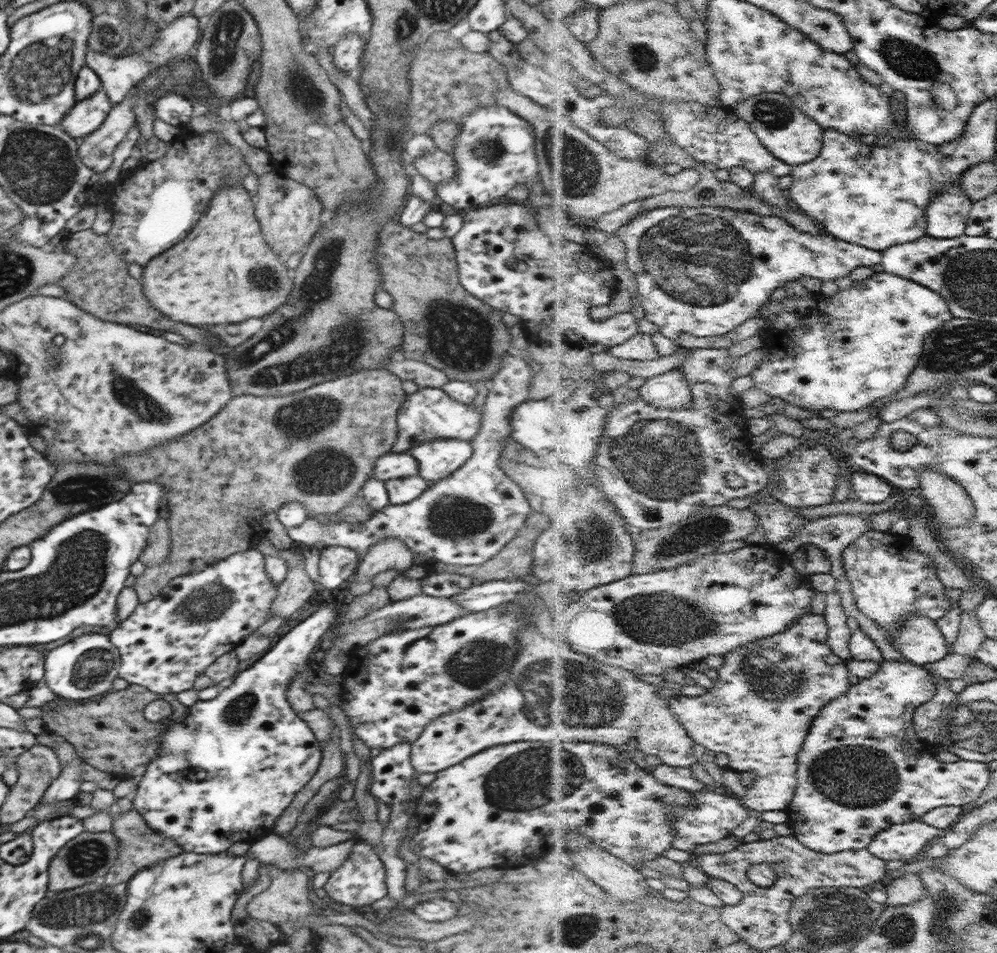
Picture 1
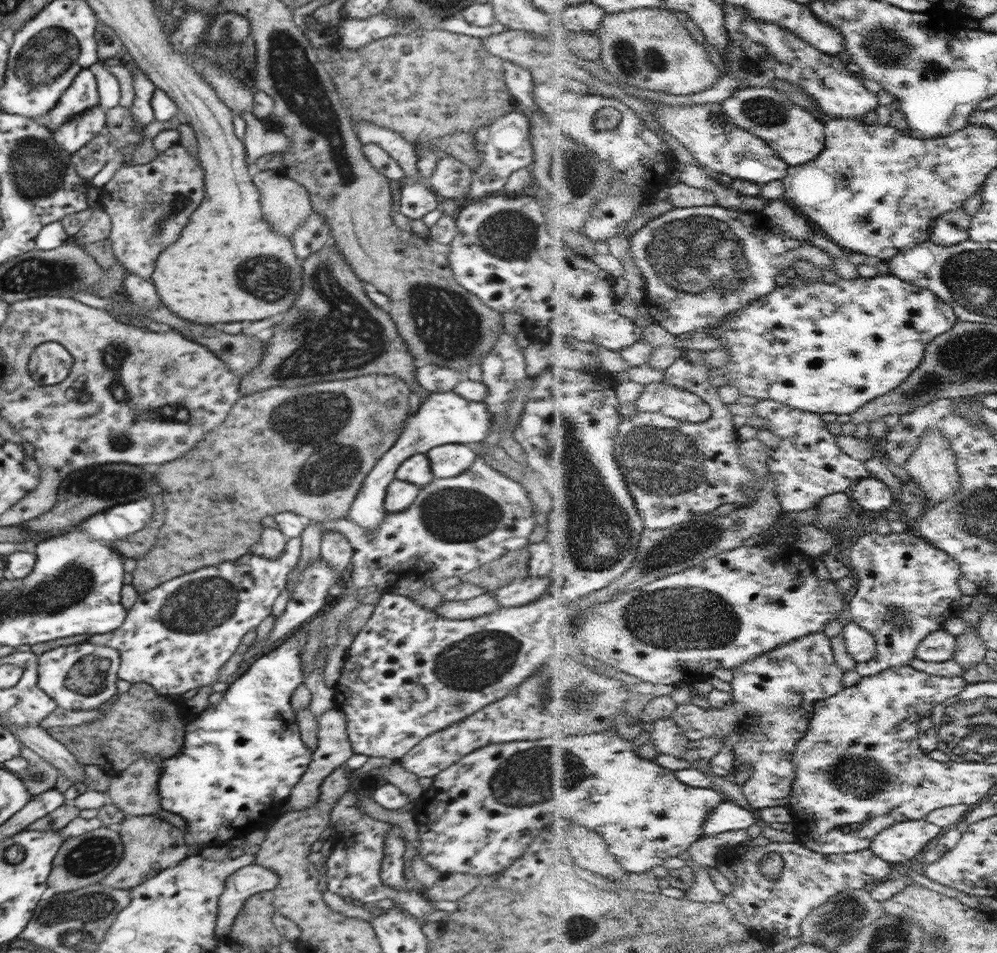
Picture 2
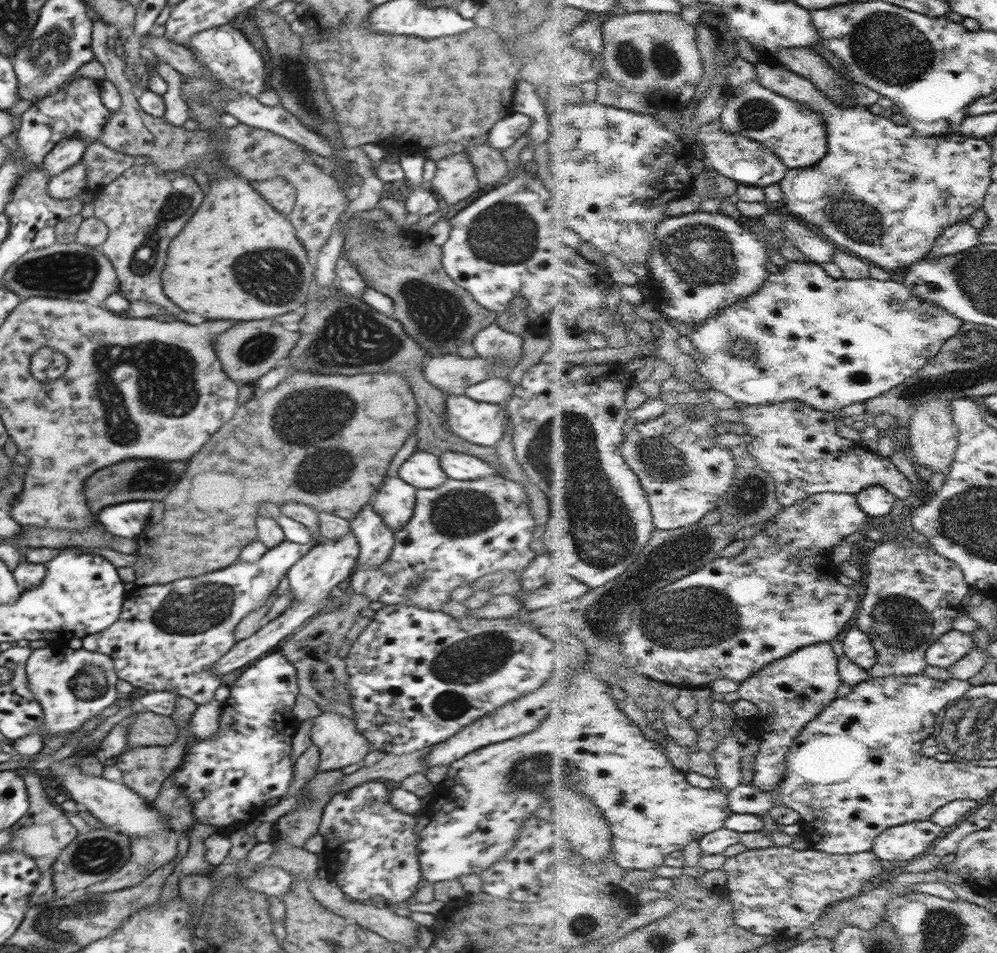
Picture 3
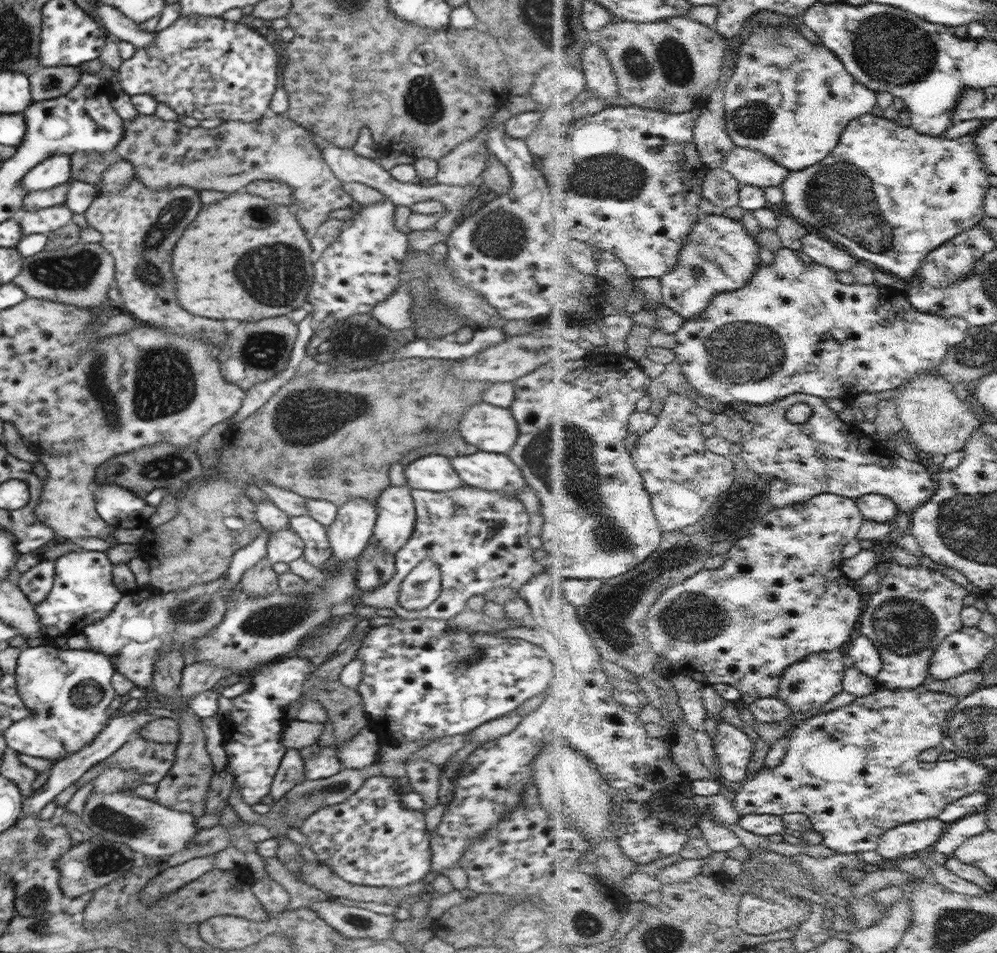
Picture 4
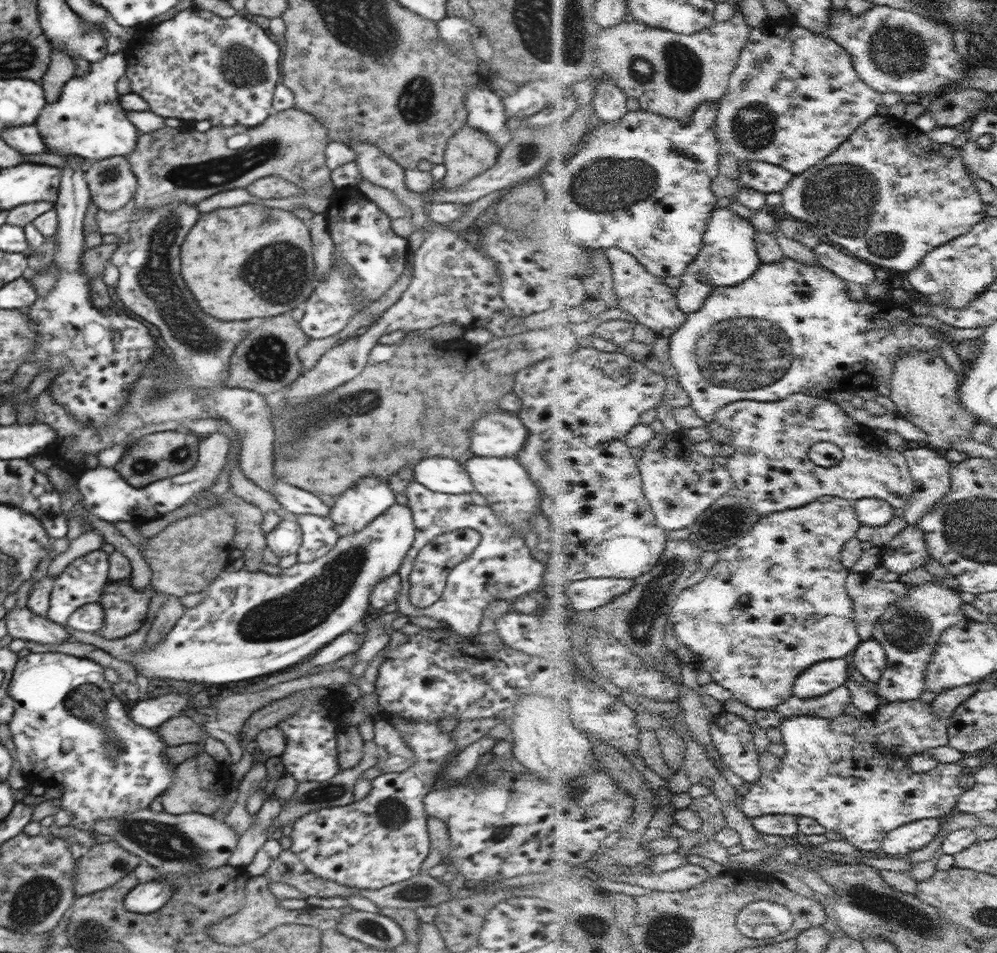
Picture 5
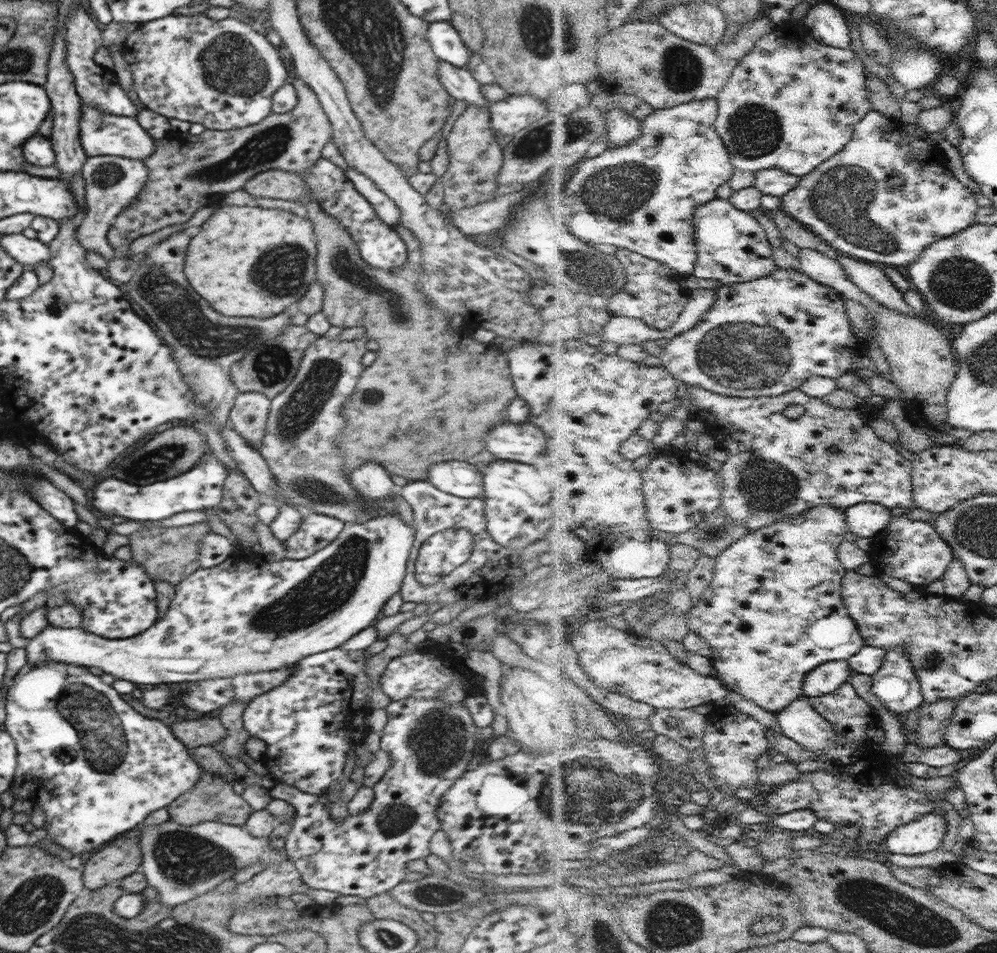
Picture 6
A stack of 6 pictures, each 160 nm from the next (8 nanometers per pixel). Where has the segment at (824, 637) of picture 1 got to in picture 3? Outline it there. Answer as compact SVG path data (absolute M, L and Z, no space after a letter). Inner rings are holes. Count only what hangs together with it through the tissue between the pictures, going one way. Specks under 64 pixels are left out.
M829 642L813 644L796 651L788 658L773 662L759 674L751 676L747 682L741 683L741 698L756 703L761 708L756 717L750 720L742 718L742 724L746 723L752 732L751 736L761 741L753 783L767 794L778 794L784 780L788 778L787 758L795 740L808 724L816 720L838 698L843 682L840 661L841 658Z

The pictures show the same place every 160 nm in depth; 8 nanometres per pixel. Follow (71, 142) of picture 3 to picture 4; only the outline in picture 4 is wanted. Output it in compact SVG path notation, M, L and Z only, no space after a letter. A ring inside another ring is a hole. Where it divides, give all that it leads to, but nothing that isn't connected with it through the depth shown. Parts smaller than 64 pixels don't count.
M54 155L43 160L39 165L22 177L22 186L26 192L50 190L72 179L71 160L68 155Z

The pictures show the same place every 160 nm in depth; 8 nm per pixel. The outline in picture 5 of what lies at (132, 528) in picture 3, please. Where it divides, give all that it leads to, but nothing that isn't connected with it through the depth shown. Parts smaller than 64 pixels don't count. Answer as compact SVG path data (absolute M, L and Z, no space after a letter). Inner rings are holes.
M219 432L208 434L199 441L196 466L184 474L134 488L134 486L126 484L120 478L120 474L116 474L112 468L98 466L94 469L86 469L78 476L78 490L82 494L83 504L88 513L104 521L126 521L135 527L141 526L161 518L162 514L168 514L180 506L184 506L190 500L194 500L201 492L209 489L220 476L230 448L229 439L223 434Z

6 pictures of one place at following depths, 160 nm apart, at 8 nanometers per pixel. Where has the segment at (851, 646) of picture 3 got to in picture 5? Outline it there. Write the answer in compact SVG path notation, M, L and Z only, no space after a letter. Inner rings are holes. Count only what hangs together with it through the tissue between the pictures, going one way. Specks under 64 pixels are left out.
M876 640L863 641L851 657L852 665L872 684L883 678L889 665L889 656L884 645Z

